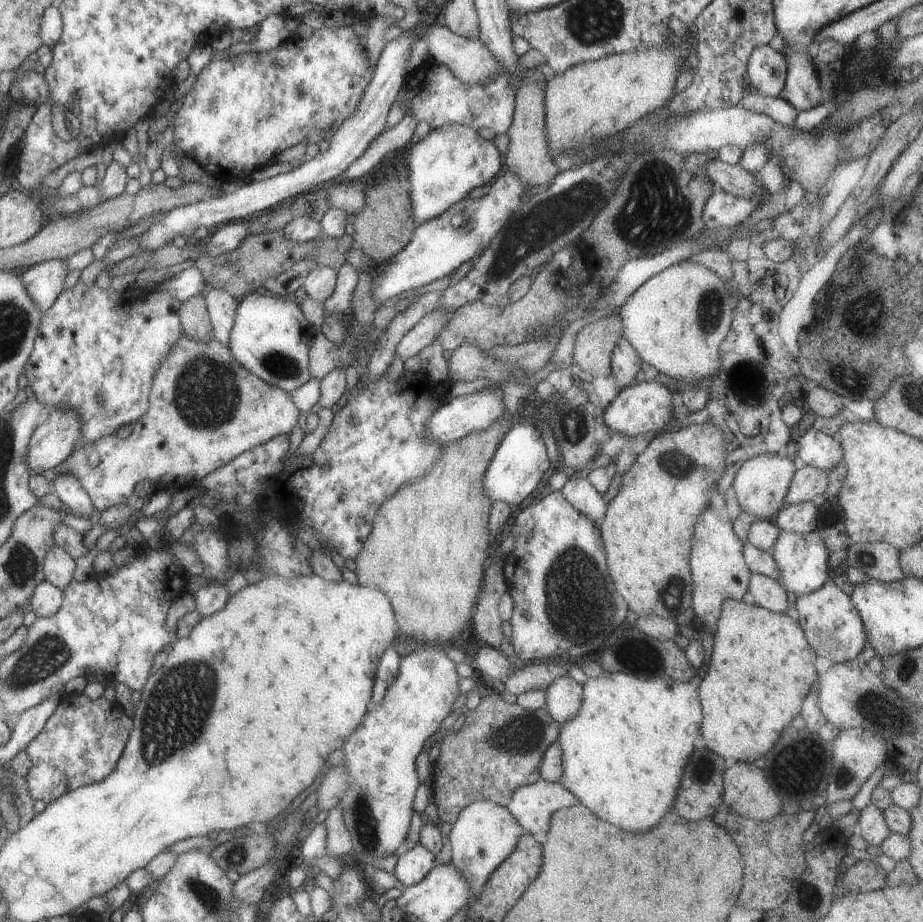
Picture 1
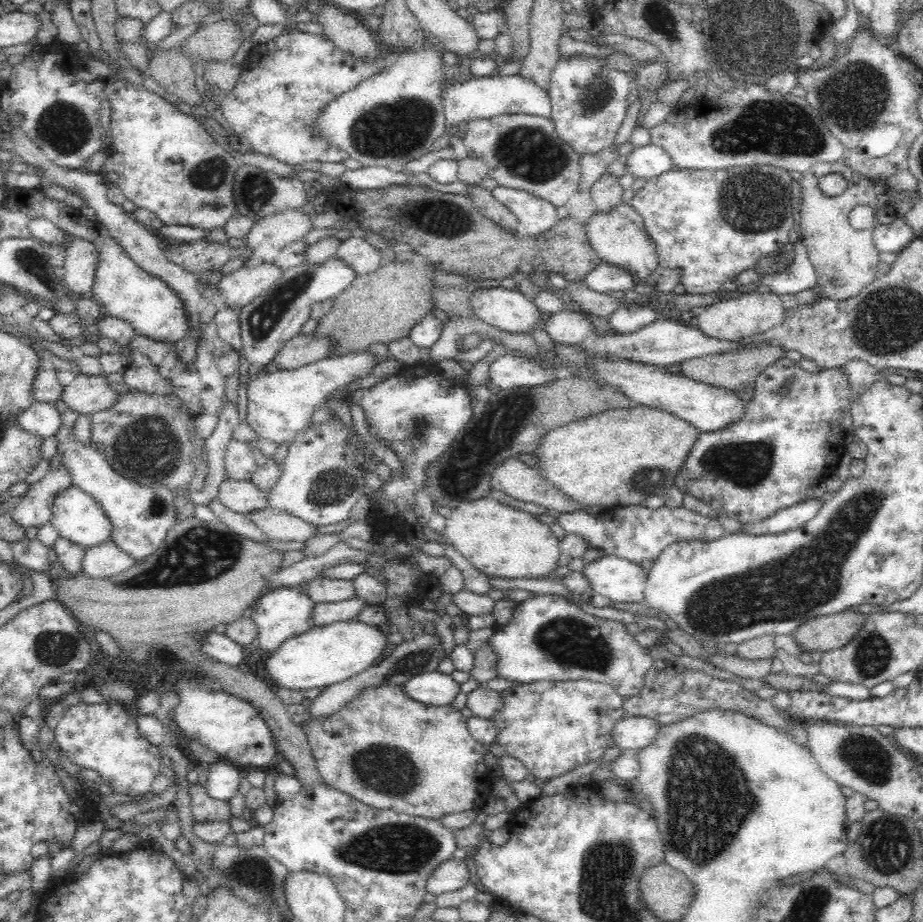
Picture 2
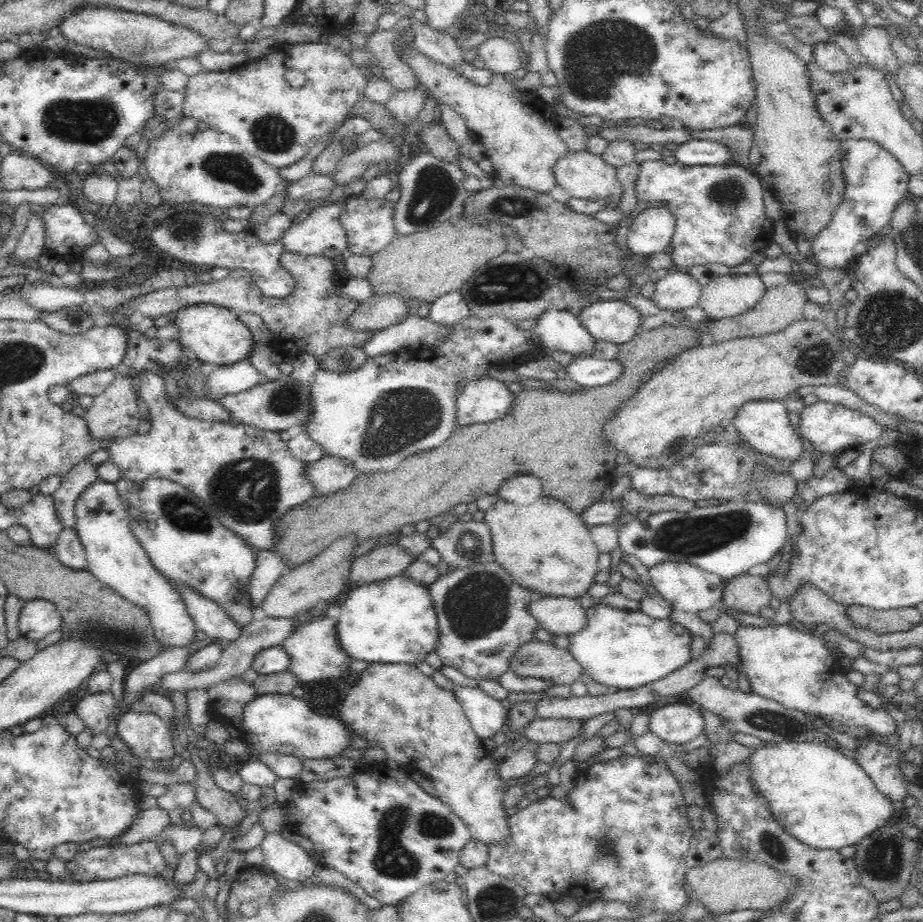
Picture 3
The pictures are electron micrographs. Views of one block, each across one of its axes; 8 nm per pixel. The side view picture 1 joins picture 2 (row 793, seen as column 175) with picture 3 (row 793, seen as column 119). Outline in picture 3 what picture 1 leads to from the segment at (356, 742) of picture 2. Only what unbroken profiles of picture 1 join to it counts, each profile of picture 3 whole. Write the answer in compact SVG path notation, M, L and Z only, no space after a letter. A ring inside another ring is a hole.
M370 663L346 694L340 706L340 714L340 719L348 725L352 734L373 741L383 748L386 758L395 761L398 768L400 765L406 766L410 762L415 762L416 768L424 772L424 777L434 784L439 799L466 823L472 839L486 845L492 842L500 844L504 838L508 840L509 817L506 816L502 805L507 788L499 777L500 760L483 746L482 740L477 738L454 691L438 687L434 679L424 675L416 665Z

